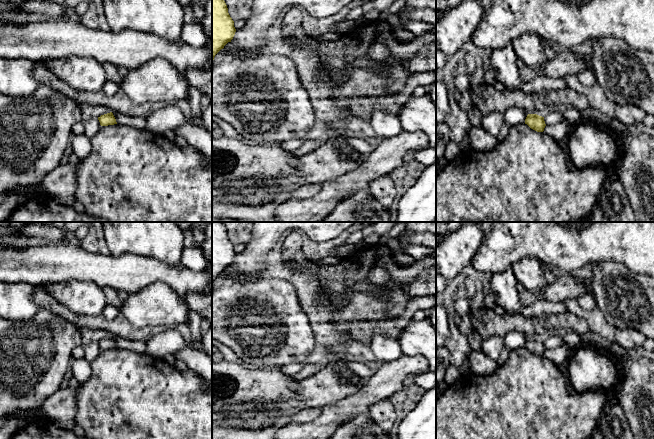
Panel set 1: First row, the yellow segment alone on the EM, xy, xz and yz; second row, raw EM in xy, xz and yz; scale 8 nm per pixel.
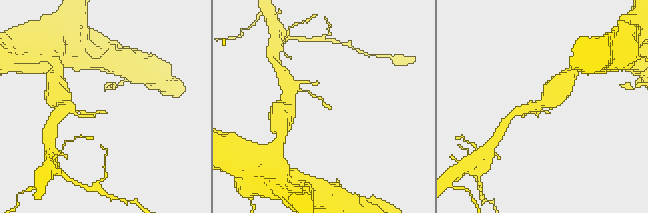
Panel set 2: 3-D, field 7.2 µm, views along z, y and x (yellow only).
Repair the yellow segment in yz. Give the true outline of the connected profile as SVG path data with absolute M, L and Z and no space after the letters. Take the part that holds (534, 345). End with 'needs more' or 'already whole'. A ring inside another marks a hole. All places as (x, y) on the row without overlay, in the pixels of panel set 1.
M528 338L525 343L525 348L537 356L543 356L546 350L544 341L537 338Z; already whole

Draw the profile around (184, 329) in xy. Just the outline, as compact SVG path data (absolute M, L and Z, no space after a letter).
M179 324L173 327L175 327L181 333L186 342L191 343L192 335L188 324Z

